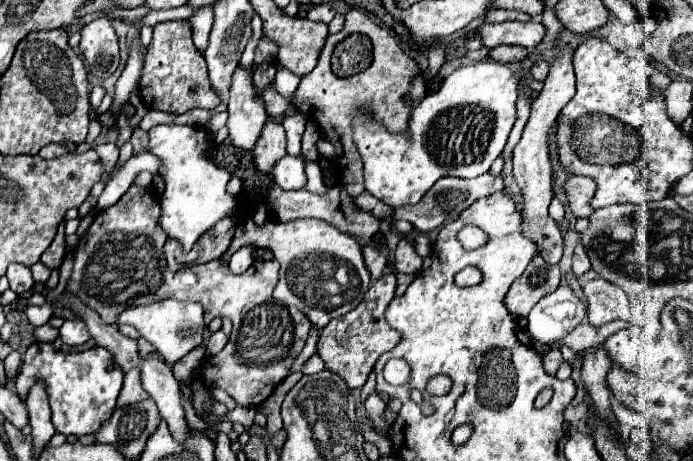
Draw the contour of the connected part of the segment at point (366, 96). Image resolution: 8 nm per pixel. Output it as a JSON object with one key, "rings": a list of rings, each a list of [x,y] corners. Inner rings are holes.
{"rings":[[[352,9],[350,13],[346,13],[344,29],[326,39],[326,43],[320,51],[320,57],[318,57],[318,65],[300,79],[300,85],[292,93],[292,97],[282,97],[276,91],[274,83],[260,91],[260,97],[264,101],[268,115],[284,117],[286,109],[294,107],[298,111],[308,111],[308,115],[314,121],[318,121],[322,135],[336,147],[336,155],[338,155],[338,161],[340,161],[342,173],[344,173],[342,185],[352,197],[358,197],[362,193],[362,183],[364,183],[360,153],[356,149],[356,143],[352,141],[352,115],[356,113],[356,109],[360,109],[362,105],[368,105],[374,121],[380,121],[390,133],[408,133],[408,117],[412,111],[410,103],[420,101],[424,95],[426,95],[426,85],[424,85],[418,65],[400,49],[400,45],[394,41],[394,37],[386,29],[378,27],[374,21],[370,21],[358,9]],[[348,33],[368,33],[368,37],[372,41],[372,67],[368,67],[366,71],[360,71],[352,77],[340,79],[330,69],[330,55],[332,55],[336,43],[340,43],[344,37],[348,37]]]}

